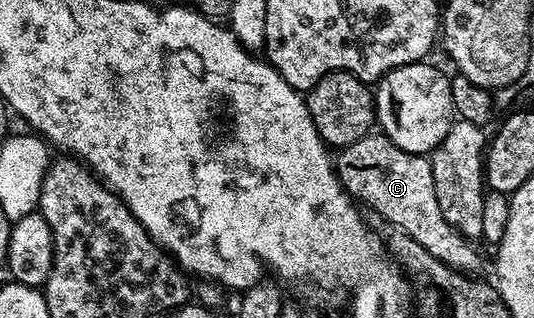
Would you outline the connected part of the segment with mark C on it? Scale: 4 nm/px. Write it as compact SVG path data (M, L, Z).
M367 134L352 145L339 149L334 167L340 185L353 201L376 212L395 231L410 234L418 246L430 250L430 254L446 266L465 274L479 273L476 271L483 266L484 260L476 249L477 245L442 218L438 194L434 194L432 161L427 155L402 150L383 134Z

